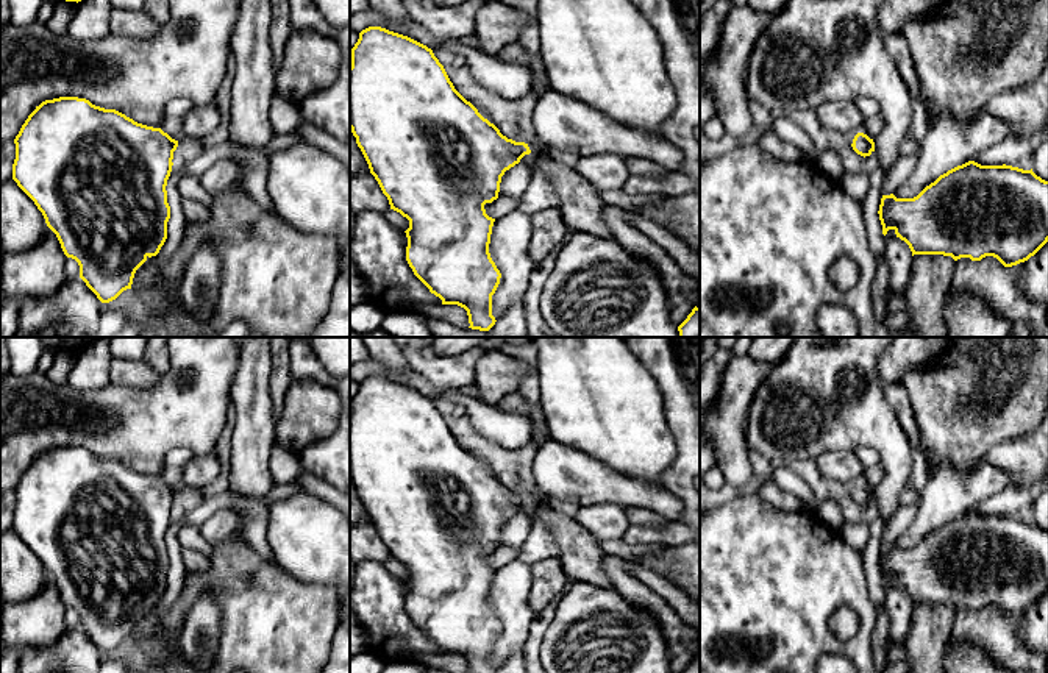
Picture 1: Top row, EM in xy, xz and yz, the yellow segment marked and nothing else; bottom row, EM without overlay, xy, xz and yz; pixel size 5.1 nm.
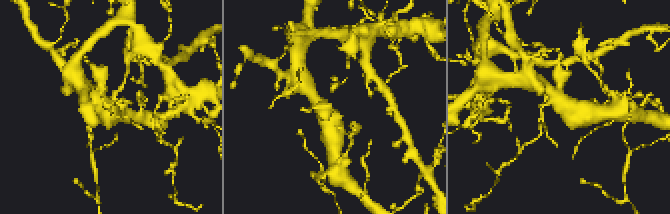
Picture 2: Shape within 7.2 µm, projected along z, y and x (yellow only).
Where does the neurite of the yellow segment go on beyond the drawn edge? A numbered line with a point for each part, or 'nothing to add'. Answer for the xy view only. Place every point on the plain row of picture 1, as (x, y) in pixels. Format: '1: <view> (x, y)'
nothing to add

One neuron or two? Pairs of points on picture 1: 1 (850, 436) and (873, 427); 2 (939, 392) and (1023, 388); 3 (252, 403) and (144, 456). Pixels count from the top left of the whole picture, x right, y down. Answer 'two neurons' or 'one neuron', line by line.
1: one neuron
2: one neuron
3: two neurons

